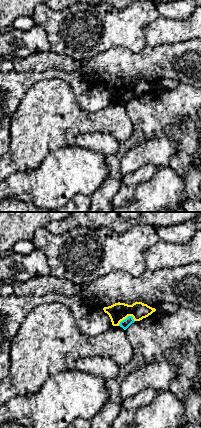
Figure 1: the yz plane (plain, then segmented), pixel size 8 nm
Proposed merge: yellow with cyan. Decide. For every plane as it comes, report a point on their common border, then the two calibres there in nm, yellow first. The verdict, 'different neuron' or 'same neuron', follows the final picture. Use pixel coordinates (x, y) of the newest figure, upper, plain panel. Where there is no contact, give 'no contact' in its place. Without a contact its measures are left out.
(125, 94) | 150/70 nm

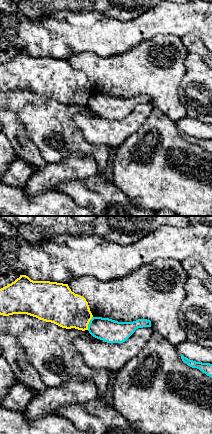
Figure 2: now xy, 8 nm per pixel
(88, 99) | 300/190 nm

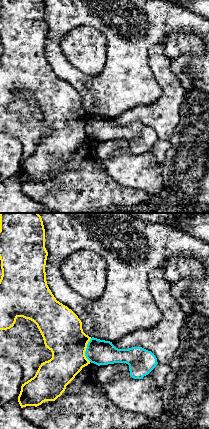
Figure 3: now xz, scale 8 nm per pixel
(85, 126) | 320/200 nm

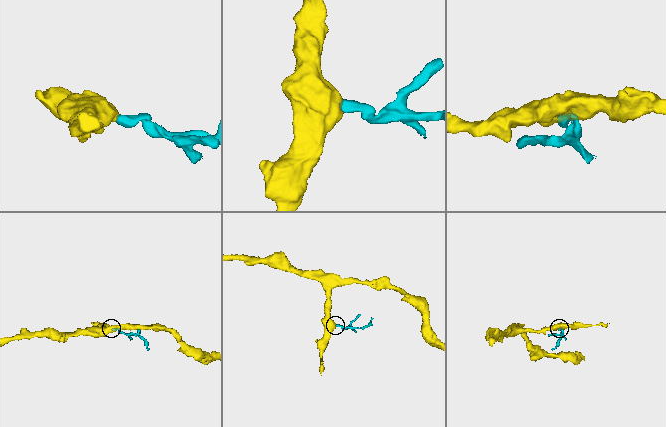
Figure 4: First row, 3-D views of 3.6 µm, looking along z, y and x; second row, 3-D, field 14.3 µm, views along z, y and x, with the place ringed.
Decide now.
different neuron

